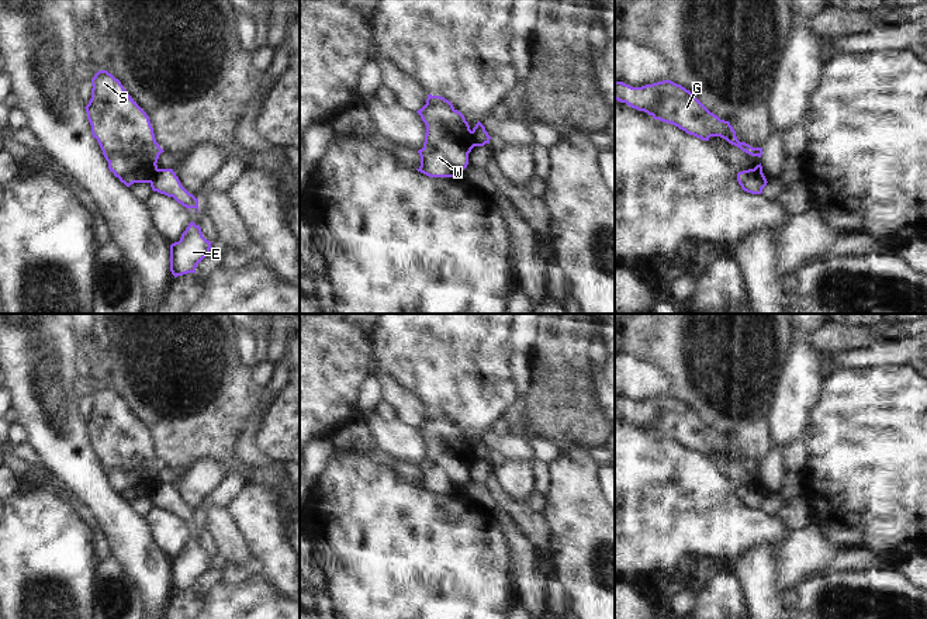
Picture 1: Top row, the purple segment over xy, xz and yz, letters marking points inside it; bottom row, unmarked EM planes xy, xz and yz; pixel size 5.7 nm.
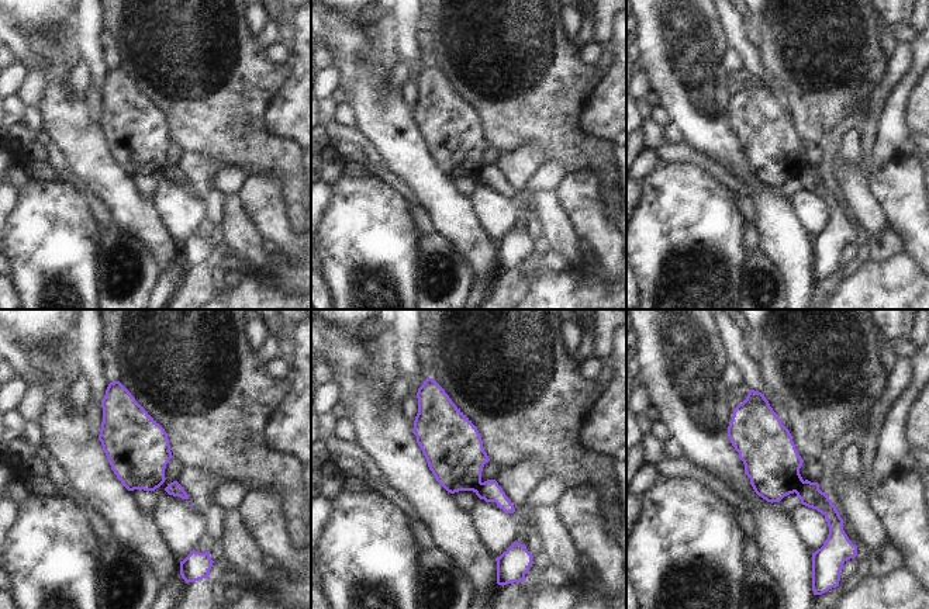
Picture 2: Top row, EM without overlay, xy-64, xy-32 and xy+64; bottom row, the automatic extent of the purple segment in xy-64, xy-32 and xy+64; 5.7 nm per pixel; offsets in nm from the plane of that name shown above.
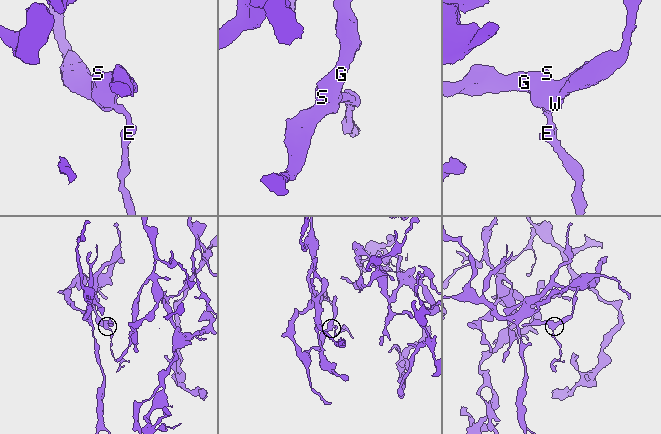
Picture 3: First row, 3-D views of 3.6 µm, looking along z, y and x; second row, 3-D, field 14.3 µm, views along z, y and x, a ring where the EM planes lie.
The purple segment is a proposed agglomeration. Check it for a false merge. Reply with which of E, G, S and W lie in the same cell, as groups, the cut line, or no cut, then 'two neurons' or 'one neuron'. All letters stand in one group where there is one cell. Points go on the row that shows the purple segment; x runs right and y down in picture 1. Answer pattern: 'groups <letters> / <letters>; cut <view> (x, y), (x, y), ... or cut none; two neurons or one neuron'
groups E / G S W; cut xz (471, 131), (477, 145); two neurons

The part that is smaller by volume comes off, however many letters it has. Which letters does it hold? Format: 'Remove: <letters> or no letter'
Remove: E

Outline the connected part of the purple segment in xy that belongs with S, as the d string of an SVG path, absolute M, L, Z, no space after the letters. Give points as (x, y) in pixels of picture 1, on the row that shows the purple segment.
M98 70L91 79L91 98L84 107L110 172L127 187L134 183L151 183L158 169L158 159L165 152L155 139L153 128L146 113L127 93L118 79L107 70Z

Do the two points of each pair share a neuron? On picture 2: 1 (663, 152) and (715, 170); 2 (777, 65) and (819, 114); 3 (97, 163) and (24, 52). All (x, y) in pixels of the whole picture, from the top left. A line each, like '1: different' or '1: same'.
1: same
2: same
3: different

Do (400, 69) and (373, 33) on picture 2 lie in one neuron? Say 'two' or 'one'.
two

